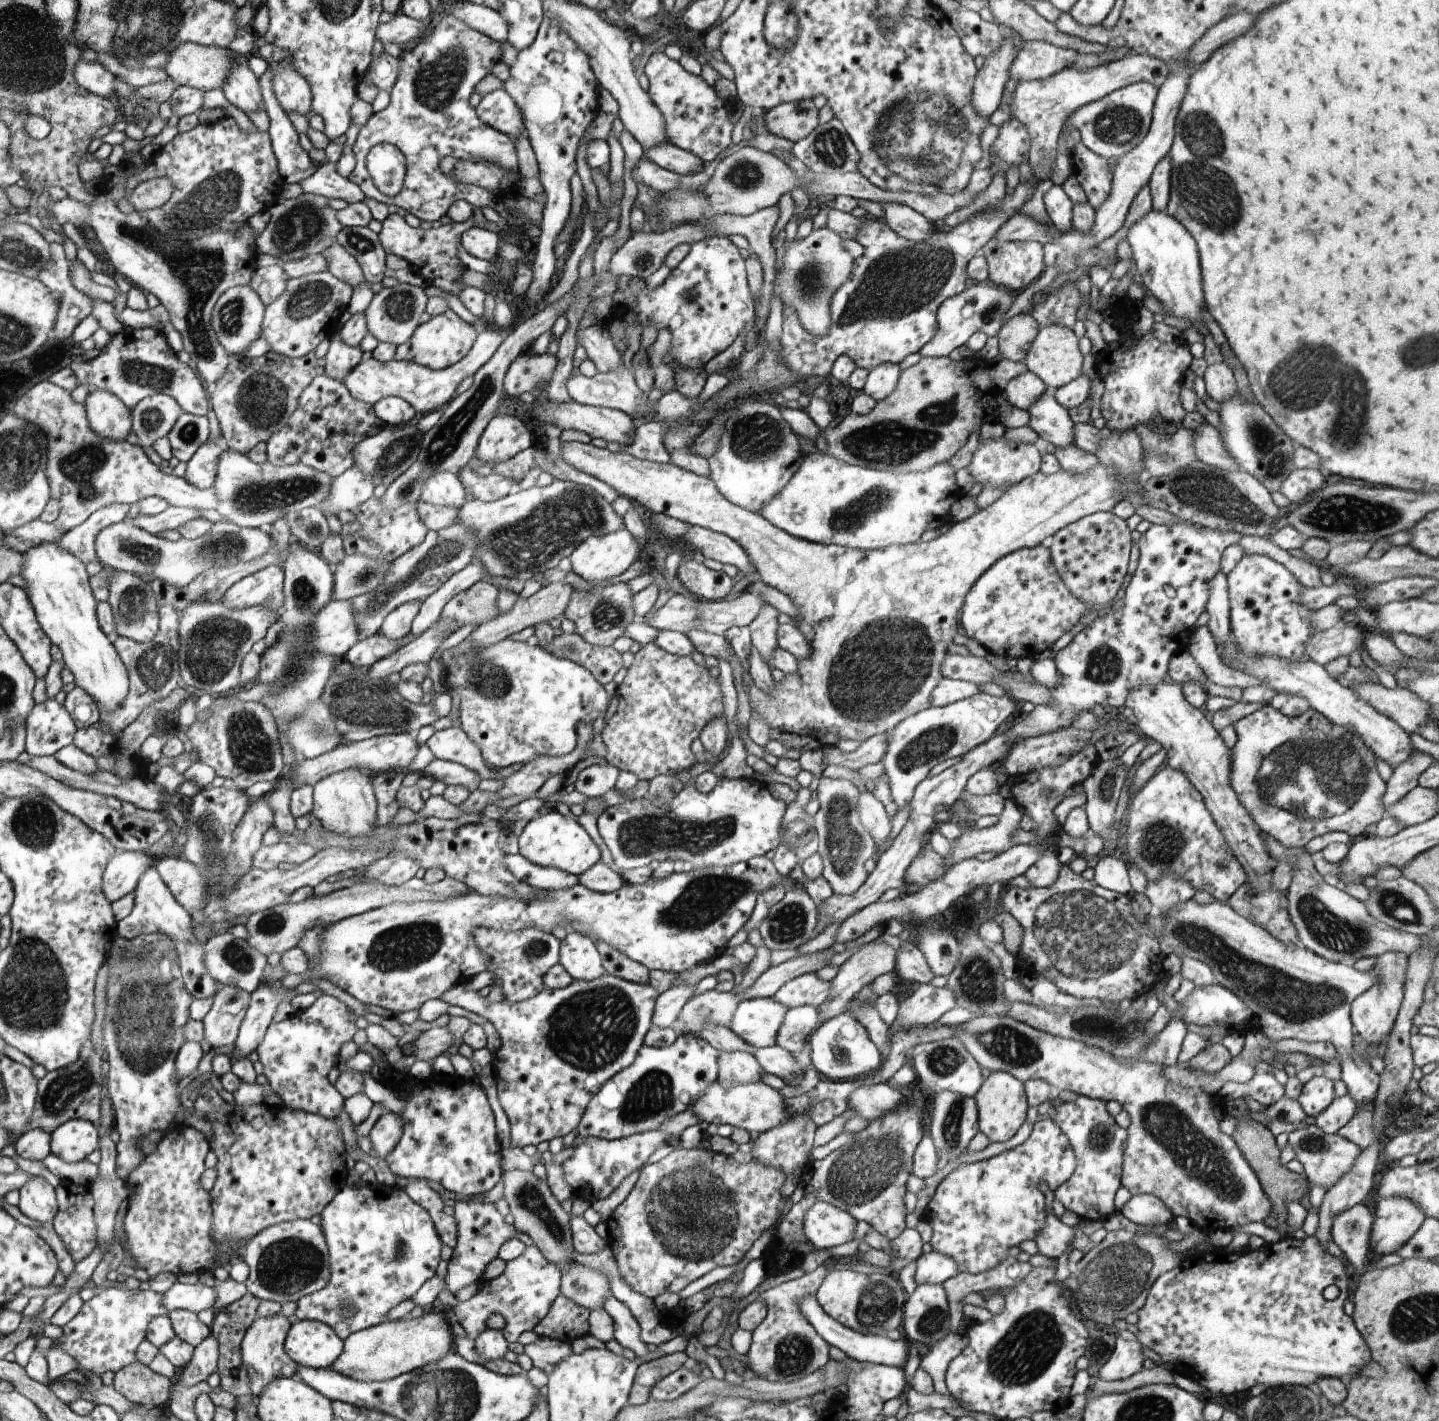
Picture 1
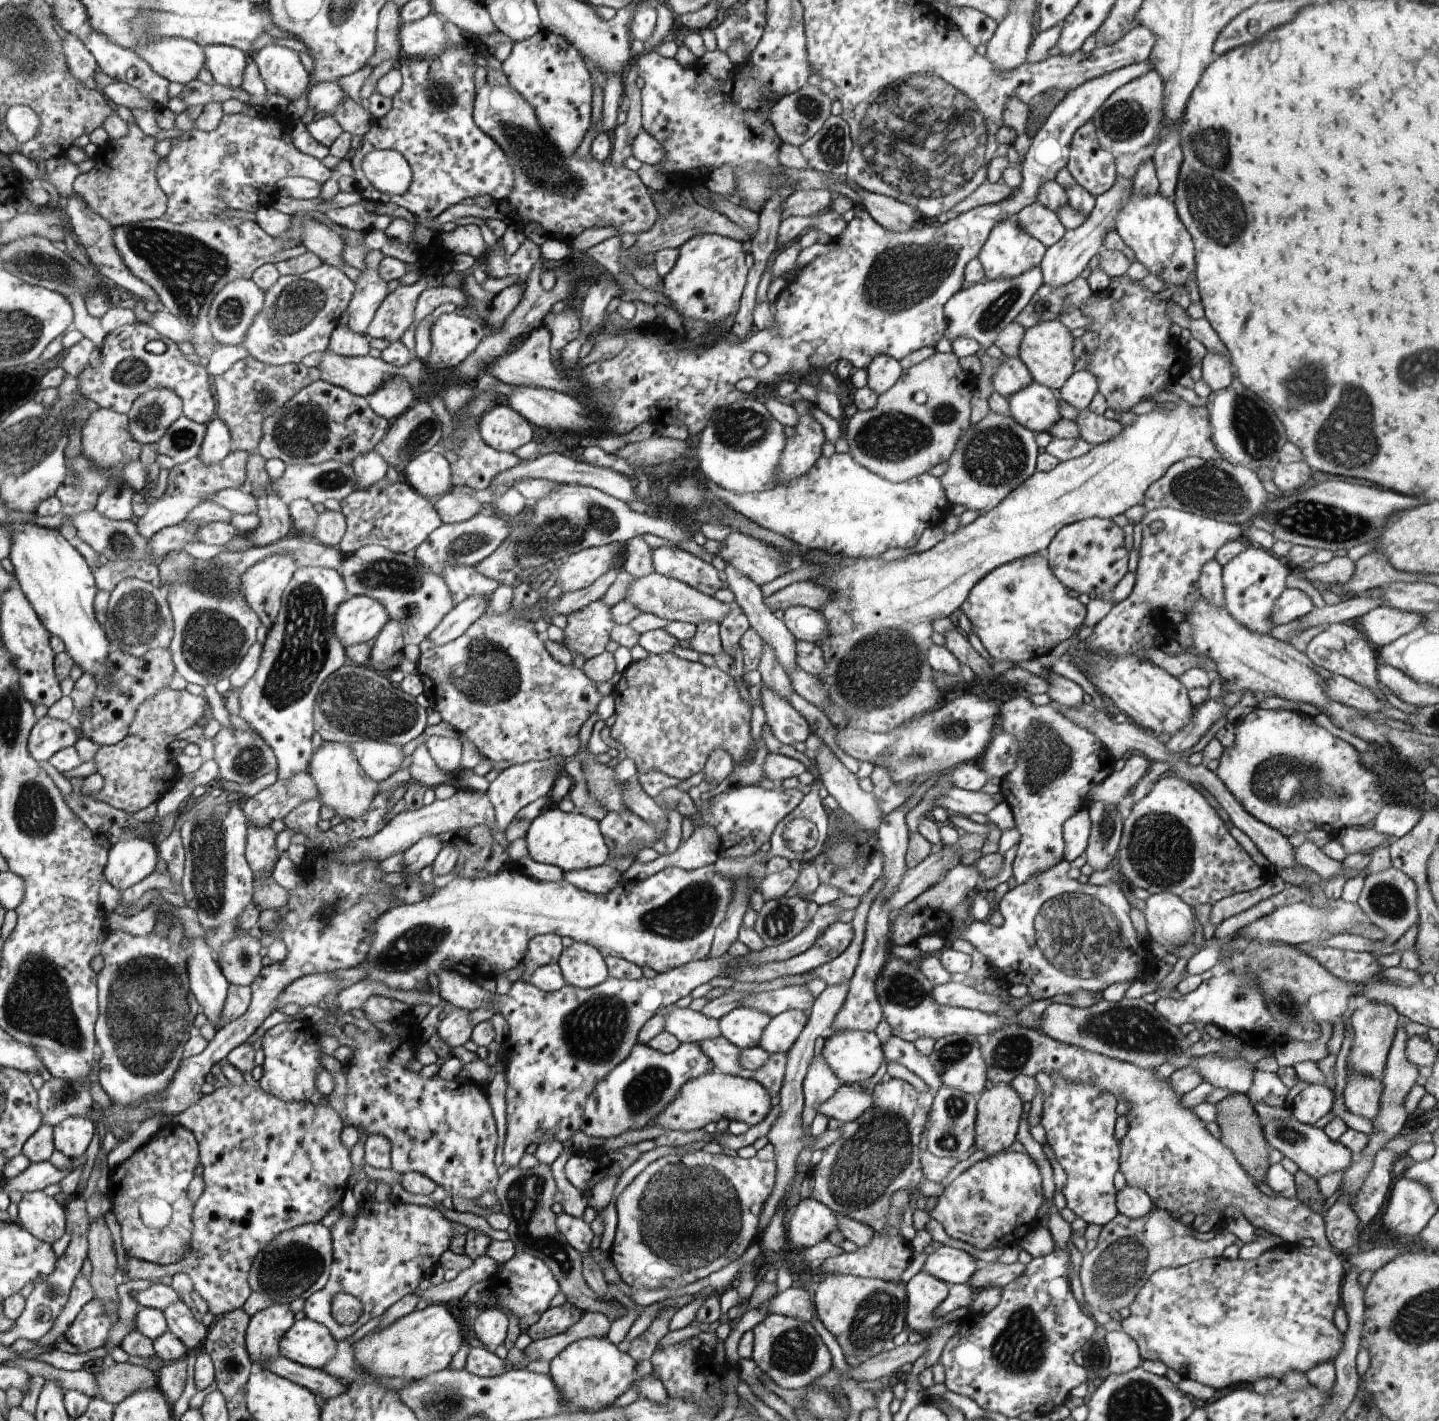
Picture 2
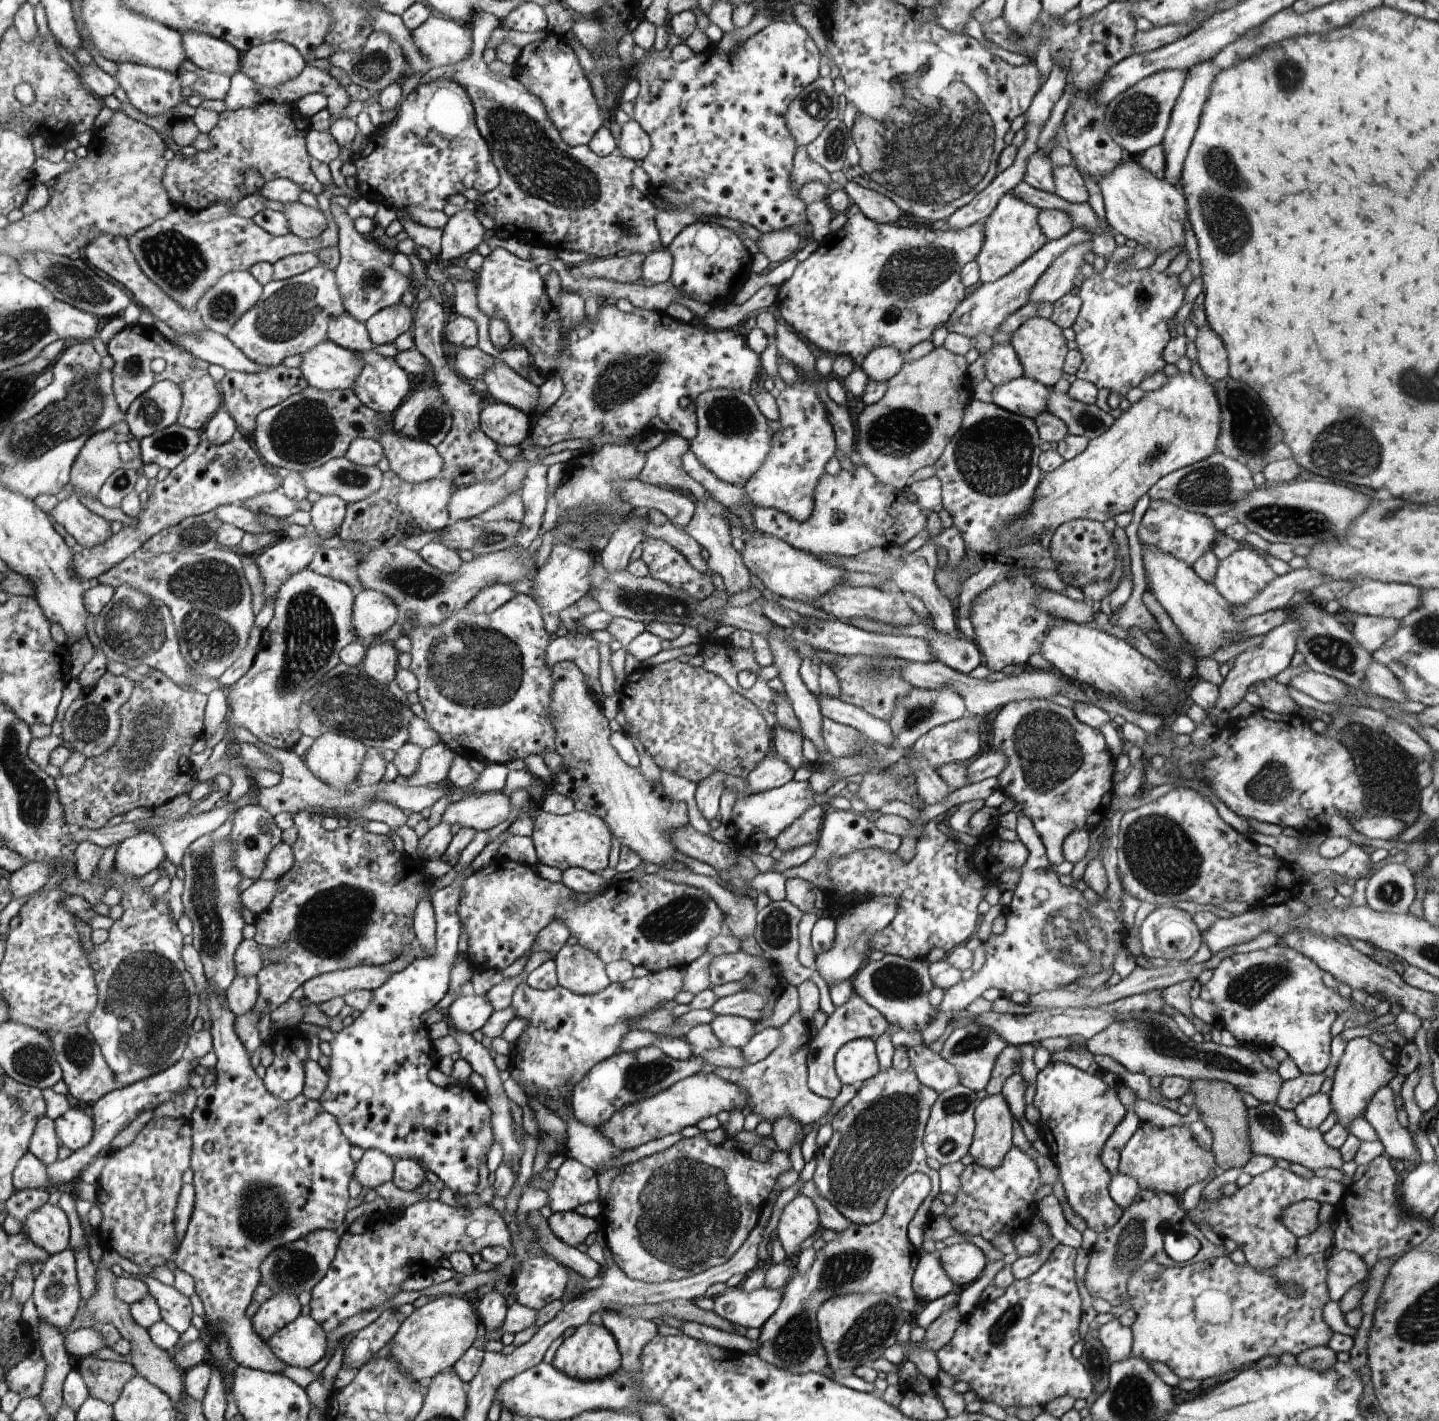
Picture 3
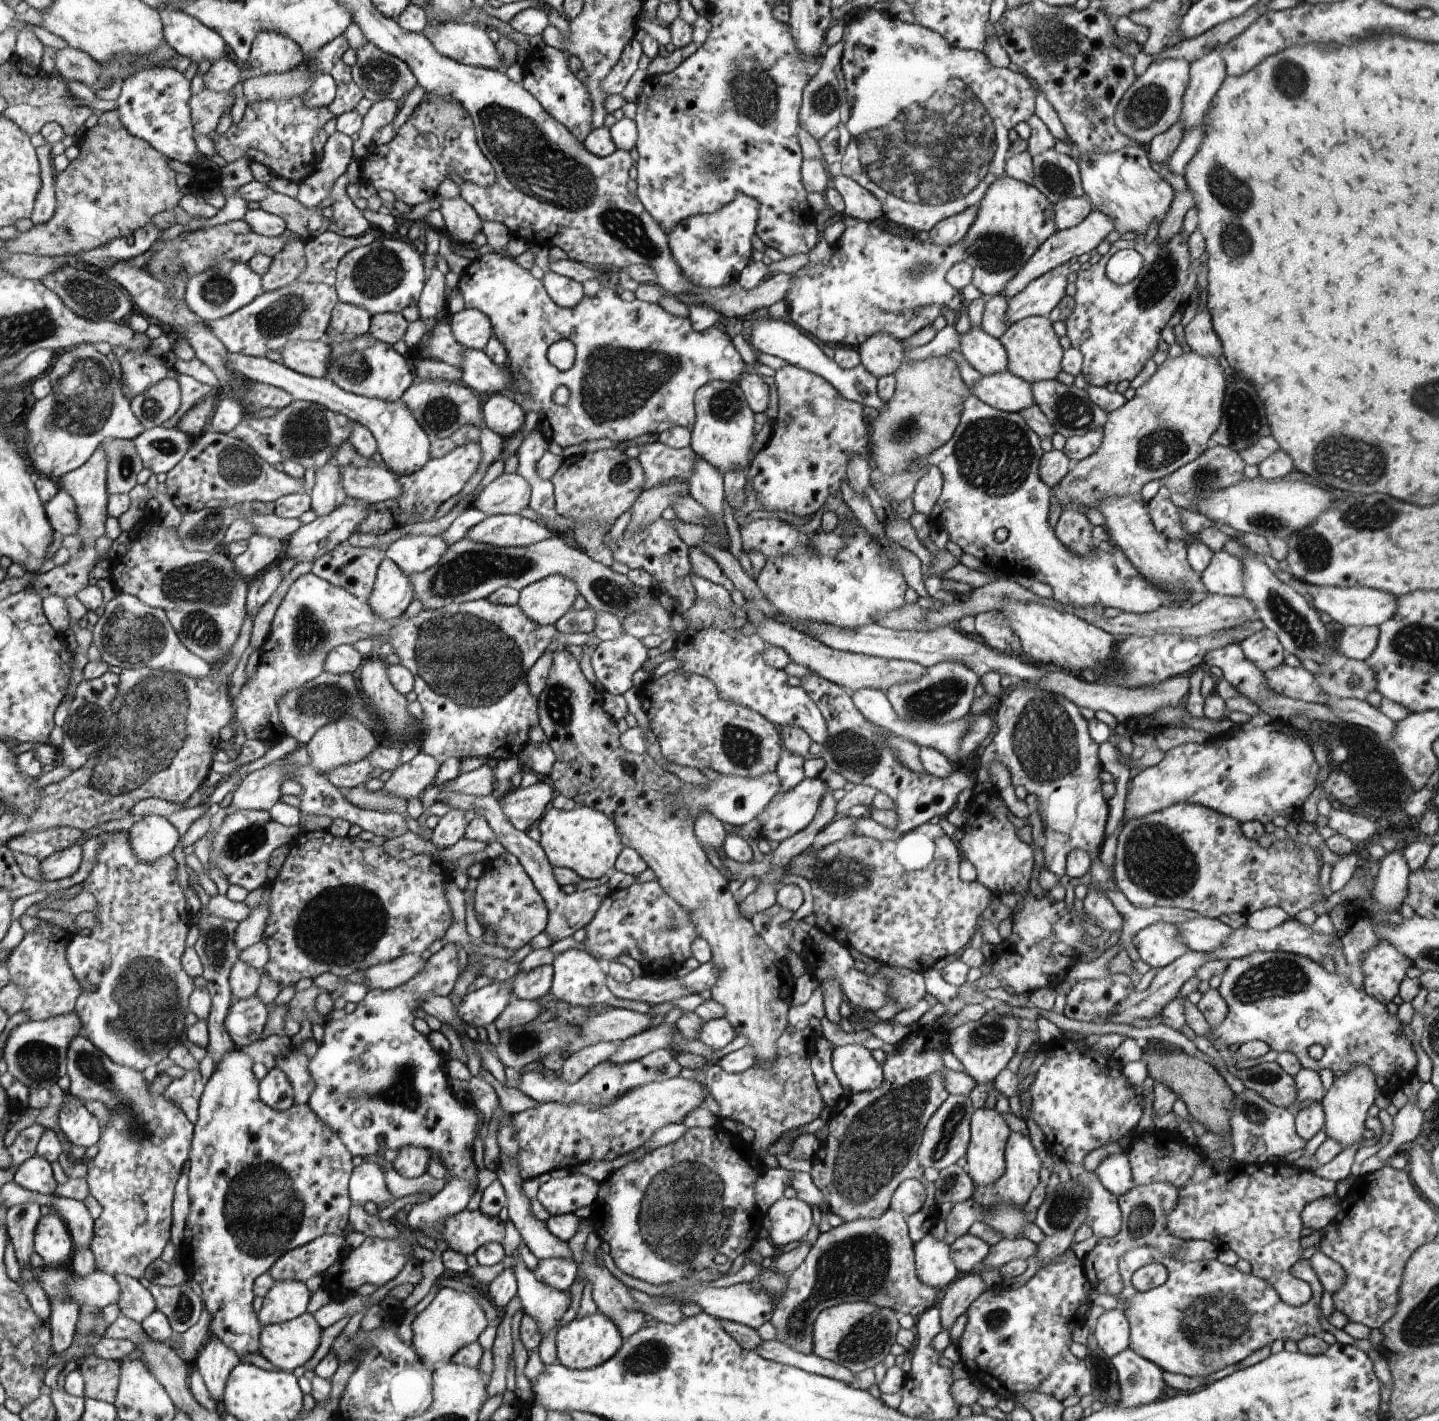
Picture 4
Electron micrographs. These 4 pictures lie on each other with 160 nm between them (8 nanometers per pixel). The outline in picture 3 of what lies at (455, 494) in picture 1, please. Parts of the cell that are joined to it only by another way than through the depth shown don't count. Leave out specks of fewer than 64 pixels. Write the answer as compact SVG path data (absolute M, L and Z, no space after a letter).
M383 414L385 426L383 427L379 442L383 445L384 454L389 460L390 471L395 472L401 479L412 484L431 481L440 476L443 472L443 457L437 450L437 447L431 443L419 441L391 428L392 416Z

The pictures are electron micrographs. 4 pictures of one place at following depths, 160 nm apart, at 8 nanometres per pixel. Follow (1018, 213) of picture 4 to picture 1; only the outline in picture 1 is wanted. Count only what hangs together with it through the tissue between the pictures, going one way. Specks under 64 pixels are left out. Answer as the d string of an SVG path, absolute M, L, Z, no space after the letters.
M990 239L980 250L987 262L990 280L1009 291L1018 294L1037 280L1045 271L1043 246L1036 241L1010 241L999 243Z

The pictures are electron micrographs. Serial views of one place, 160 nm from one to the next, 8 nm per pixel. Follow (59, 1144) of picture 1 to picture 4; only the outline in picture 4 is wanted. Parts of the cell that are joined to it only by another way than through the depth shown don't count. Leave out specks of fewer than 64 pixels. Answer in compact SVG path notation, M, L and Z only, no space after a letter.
M70 1092L61 1106L58 1124L71 1144L79 1147L90 1148L102 1136L103 1127L99 1120L84 1107L83 1100Z

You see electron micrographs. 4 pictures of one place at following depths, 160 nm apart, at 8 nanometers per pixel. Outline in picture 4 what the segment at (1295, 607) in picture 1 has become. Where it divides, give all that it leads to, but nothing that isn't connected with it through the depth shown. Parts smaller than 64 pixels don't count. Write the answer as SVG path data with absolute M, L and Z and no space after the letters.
M1222 550L1213 553L1210 564L1200 575L1210 593L1241 597L1245 593L1243 560Z

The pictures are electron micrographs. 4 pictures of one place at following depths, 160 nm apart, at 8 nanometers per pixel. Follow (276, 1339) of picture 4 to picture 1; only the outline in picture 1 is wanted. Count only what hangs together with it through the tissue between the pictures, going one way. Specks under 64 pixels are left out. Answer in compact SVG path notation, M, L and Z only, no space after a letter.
M299 1319L286 1338L287 1353L300 1367L328 1369L342 1354L342 1338L328 1323Z

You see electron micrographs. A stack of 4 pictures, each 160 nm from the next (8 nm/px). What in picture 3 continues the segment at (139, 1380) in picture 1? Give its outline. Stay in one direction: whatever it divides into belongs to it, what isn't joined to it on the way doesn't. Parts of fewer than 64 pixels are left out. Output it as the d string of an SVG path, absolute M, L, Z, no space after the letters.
M90 1355L80 1358L77 1370L86 1383L89 1396L111 1405L119 1400L127 1382L138 1375L132 1364L94 1359Z

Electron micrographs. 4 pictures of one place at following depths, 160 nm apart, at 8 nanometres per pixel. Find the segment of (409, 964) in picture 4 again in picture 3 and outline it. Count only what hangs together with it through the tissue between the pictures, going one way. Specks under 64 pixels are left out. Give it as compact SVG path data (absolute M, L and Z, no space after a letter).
M357 966L351 969L335 970L312 977L302 985L302 992L310 1002L320 1005L331 998L343 998L354 991L375 991L391 973L375 966Z

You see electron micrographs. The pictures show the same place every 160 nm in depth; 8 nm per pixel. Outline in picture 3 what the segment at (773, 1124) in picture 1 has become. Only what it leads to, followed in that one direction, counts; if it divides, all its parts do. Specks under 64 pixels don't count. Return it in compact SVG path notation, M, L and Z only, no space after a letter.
M698 1072L691 1077L675 1082L670 1088L655 1094L653 1097L630 1105L614 1114L610 1121L601 1125L598 1130L607 1136L612 1144L621 1151L638 1148L647 1142L680 1133L686 1126L696 1126L702 1118L716 1117L724 1110L731 1113L740 1110L746 1116L750 1113L748 1091L736 1083L727 1081L716 1073Z

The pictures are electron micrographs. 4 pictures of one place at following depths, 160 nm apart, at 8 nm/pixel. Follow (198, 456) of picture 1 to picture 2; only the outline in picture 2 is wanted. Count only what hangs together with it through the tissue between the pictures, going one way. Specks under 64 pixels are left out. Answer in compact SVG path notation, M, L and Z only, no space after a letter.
M216 416L207 424L207 430L199 451L199 460L204 465L223 462L232 452L233 443L226 424Z

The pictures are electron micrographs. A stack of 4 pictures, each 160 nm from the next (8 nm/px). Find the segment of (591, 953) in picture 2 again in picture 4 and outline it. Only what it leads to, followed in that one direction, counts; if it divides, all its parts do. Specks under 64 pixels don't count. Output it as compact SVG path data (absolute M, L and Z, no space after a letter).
M571 948L555 956L554 980L550 992L571 1005L590 1007L610 1000L610 990L606 985L606 973L600 967L599 959L584 949Z

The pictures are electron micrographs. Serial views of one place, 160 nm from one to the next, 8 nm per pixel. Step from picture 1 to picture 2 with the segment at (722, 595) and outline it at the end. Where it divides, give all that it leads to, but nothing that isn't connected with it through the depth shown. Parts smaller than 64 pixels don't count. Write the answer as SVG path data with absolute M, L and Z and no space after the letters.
M661 546L652 550L652 564L655 573L678 580L710 597L724 586L723 575L716 568L676 547Z

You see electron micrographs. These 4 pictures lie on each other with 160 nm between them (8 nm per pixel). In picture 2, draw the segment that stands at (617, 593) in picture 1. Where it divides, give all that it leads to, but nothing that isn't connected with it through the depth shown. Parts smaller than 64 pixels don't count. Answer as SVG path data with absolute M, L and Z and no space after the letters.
M602 600L584 606L568 615L564 628L564 646L571 654L579 654L586 661L600 656L610 642L610 630L617 626L610 614L611 608Z

